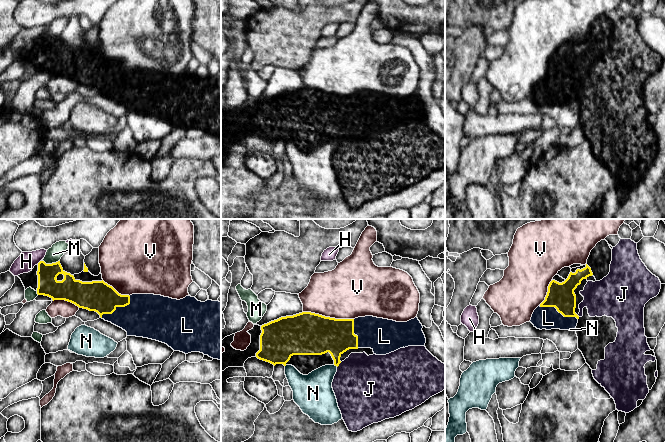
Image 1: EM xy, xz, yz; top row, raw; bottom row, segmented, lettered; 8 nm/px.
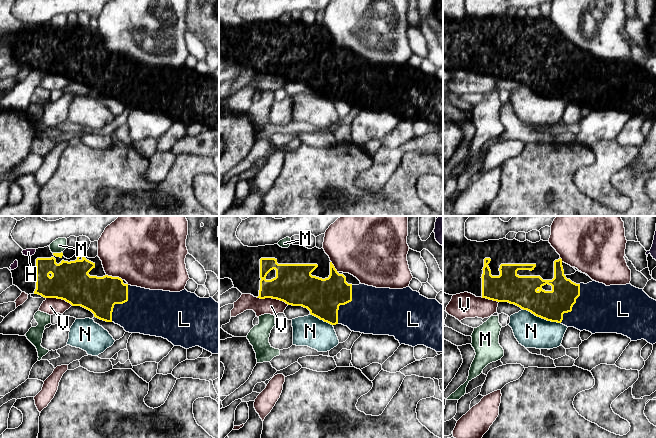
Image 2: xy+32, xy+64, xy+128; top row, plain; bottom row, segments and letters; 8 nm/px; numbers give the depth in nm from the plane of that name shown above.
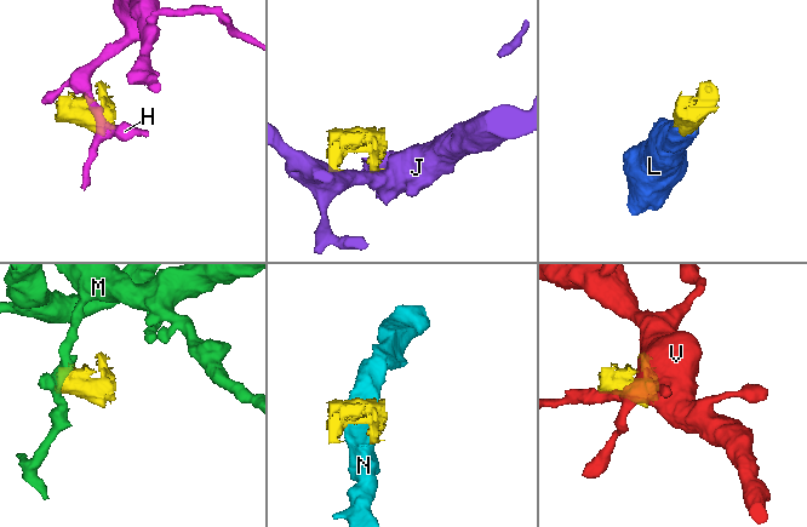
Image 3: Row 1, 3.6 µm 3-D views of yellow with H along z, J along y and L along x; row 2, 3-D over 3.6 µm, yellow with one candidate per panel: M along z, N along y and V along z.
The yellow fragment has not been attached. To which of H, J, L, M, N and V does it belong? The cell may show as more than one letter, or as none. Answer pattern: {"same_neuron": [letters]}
{"same_neuron": ["L"]}

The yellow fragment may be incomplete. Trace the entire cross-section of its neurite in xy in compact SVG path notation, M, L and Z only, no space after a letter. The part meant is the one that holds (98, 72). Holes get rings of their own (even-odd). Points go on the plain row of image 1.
M60 37L38 39L37 70L54 76L65 76L79 84L97 88L102 95L122 104L127 112L143 113L167 120L185 130L200 128L221 136L221 78L198 77L186 72L177 76L154 70L121 71L102 57L82 58L63 46Z

